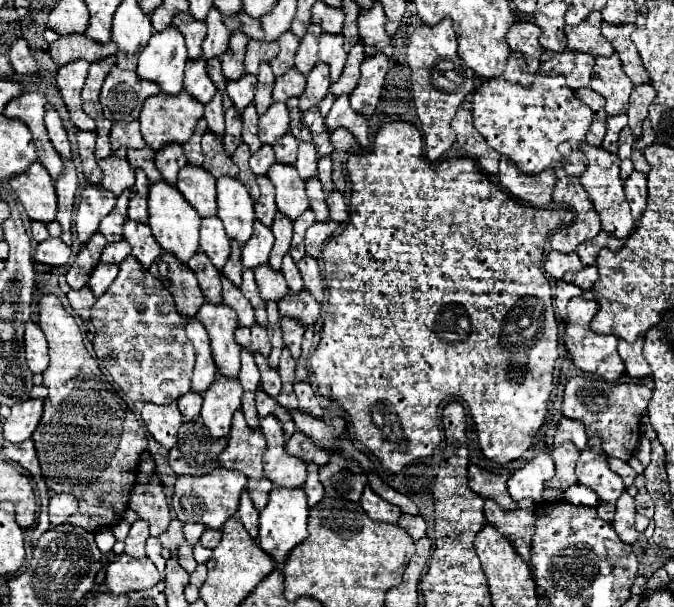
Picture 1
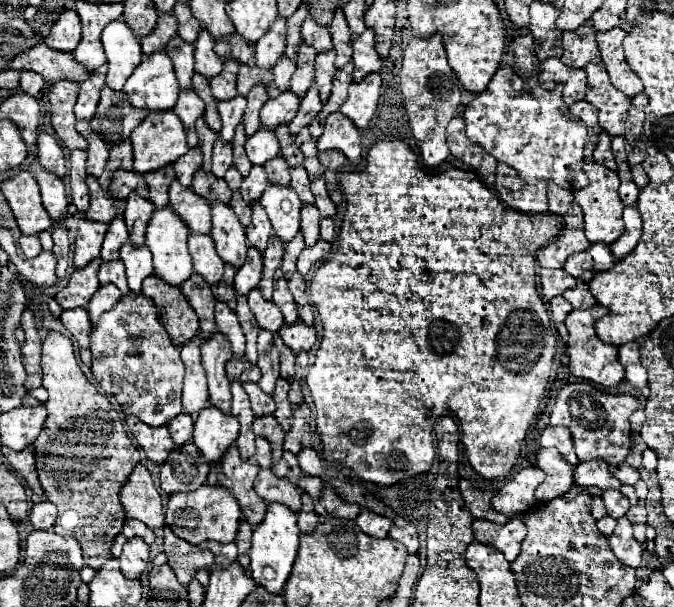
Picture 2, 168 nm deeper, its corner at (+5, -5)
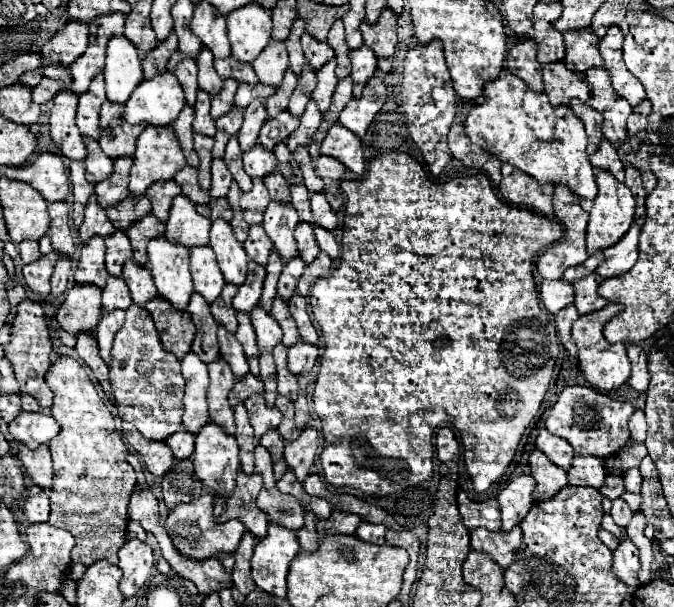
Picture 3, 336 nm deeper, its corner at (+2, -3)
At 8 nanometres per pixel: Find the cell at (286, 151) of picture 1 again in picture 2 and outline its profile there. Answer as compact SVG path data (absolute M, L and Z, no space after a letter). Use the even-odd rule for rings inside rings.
M275 156L265 164L265 172L269 182L273 184L289 184L289 164L283 160L283 156Z

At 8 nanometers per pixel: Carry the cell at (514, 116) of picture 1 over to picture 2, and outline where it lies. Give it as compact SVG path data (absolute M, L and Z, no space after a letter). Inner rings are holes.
M502 63L491 78L491 84L475 94L465 108L467 138L479 144L485 152L499 162L517 170L519 178L527 184L537 180L551 180L567 190L587 186L583 170L583 146L587 142L587 126L575 118L561 98L561 88L543 90L525 84L511 67Z

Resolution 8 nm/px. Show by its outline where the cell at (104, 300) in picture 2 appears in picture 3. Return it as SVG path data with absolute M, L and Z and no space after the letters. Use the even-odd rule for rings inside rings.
M114 310L110 314L104 314L102 322L98 324L96 340L100 346L100 356L108 366L110 366L110 352L112 352L114 336L122 328L122 324L124 324L124 310Z

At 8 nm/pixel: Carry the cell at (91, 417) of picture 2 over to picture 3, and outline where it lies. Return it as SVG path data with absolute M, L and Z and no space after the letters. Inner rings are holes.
M60 356L46 374L46 384L54 394L52 416L62 426L60 434L50 442L52 462L54 462L54 486L50 494L50 524L56 528L68 530L76 538L76 546L72 550L72 562L82 562L90 566L98 560L108 560L110 564L118 562L116 552L126 542L126 526L128 526L128 498L136 484L136 472L126 462L128 448L122 434L116 430L114 416L110 414L108 406L98 396L92 380L88 378L86 370L68 356Z

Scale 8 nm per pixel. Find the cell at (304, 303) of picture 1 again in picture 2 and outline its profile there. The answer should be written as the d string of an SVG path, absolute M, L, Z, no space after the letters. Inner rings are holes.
M297 320L295 324L283 324L281 330L279 330L279 334L281 334L283 342L289 348L293 348L295 352L309 350L315 344L315 340L317 340L315 326L309 326L305 322L301 322L301 320Z

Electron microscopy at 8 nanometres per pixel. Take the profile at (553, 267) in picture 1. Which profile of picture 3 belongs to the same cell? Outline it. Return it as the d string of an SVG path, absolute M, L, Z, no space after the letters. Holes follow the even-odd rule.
M544 280L540 286L540 298L550 314L558 314L558 310L562 310L574 302L574 290L564 280L558 280L558 282Z

